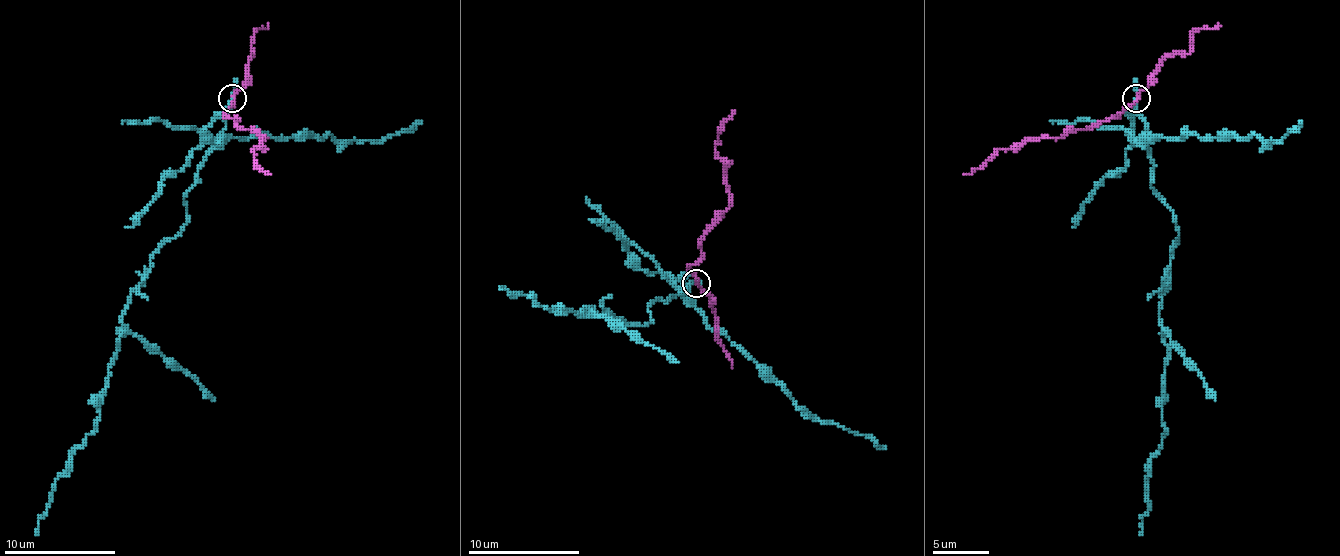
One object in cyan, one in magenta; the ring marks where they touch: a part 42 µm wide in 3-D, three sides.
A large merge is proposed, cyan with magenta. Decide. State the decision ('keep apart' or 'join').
keep apart

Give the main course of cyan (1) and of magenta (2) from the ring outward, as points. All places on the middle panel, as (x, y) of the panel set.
1: (695, 284), (667, 300), (659, 298), (642, 326), (586, 306), (581, 314), (544, 309), (499, 286)
2: (695, 284), (698, 281), (690, 267), (701, 256), (706, 228), (729, 205), (726, 163), (715, 144), (734, 110)

